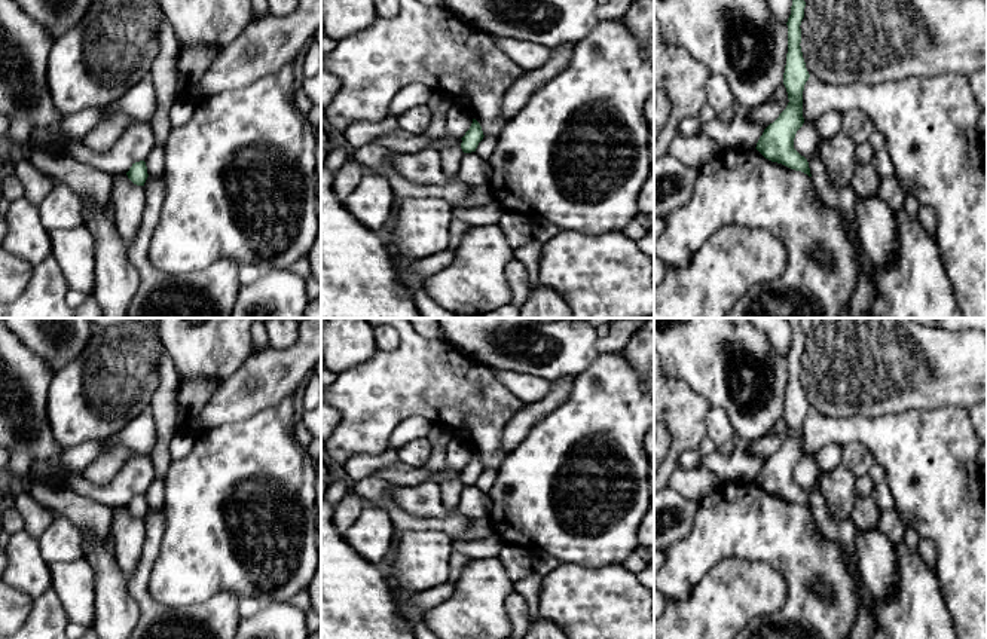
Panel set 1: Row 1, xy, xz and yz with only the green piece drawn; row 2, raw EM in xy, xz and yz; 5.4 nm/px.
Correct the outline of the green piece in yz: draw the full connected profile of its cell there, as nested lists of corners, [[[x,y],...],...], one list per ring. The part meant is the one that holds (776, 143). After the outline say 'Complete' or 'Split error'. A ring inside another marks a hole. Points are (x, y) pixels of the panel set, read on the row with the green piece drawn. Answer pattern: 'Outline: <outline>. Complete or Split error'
Outline: [[[792,0],[788,18],[788,53],[783,73],[783,85],[788,92],[788,106],[779,117],[770,123],[757,143],[757,150],[768,160],[782,163],[791,169],[812,177],[809,162],[794,149],[797,131],[803,126],[803,91],[810,74],[801,52],[801,21],[804,18],[804,0]]]. Complete

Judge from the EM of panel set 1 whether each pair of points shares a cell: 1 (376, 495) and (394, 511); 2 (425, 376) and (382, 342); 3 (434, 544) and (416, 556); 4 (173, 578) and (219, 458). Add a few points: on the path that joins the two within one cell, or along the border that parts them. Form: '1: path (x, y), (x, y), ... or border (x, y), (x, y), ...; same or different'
1: path (381, 498), (390, 507); same
2: border (399, 333), (399, 345), (394, 349), (378, 352); different
3: path (430, 549), (421, 556); same
4: path (202, 549), (214, 537), (219, 488); same

